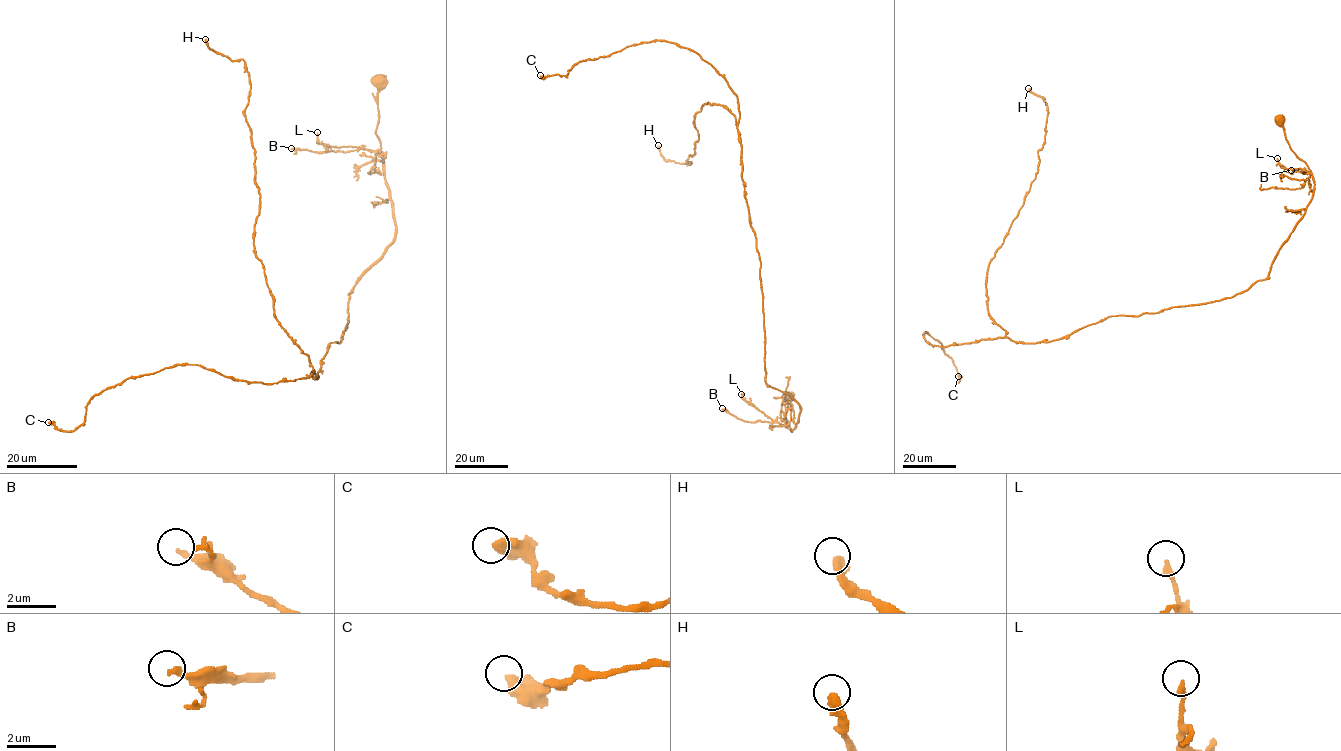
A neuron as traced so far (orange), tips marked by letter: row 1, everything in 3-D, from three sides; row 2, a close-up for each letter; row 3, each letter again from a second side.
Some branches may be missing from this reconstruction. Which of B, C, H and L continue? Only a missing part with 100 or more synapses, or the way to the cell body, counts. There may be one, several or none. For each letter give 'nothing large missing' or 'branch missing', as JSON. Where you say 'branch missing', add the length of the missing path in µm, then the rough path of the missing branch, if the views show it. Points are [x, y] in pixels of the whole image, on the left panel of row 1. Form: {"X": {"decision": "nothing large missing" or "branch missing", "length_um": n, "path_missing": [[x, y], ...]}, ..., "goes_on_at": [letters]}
{"B": {"decision": "nothing large missing"}, "C": {"decision": "nothing large missing"}, "H": {"decision": "nothing large missing"}, "L": {"decision": "nothing large missing"}, "goes_on_at": []}

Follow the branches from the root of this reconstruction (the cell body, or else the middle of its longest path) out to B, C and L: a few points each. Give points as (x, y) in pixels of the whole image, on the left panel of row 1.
B: (379, 80), (376, 135), (379, 149), (313, 152), (291, 148)
C: (379, 80), (395, 239), (349, 294), (317, 378), (175, 364), (96, 393), (72, 431), (48, 422)
L: (379, 80), (376, 135), (379, 149), (323, 145), (317, 140), (317, 132)

